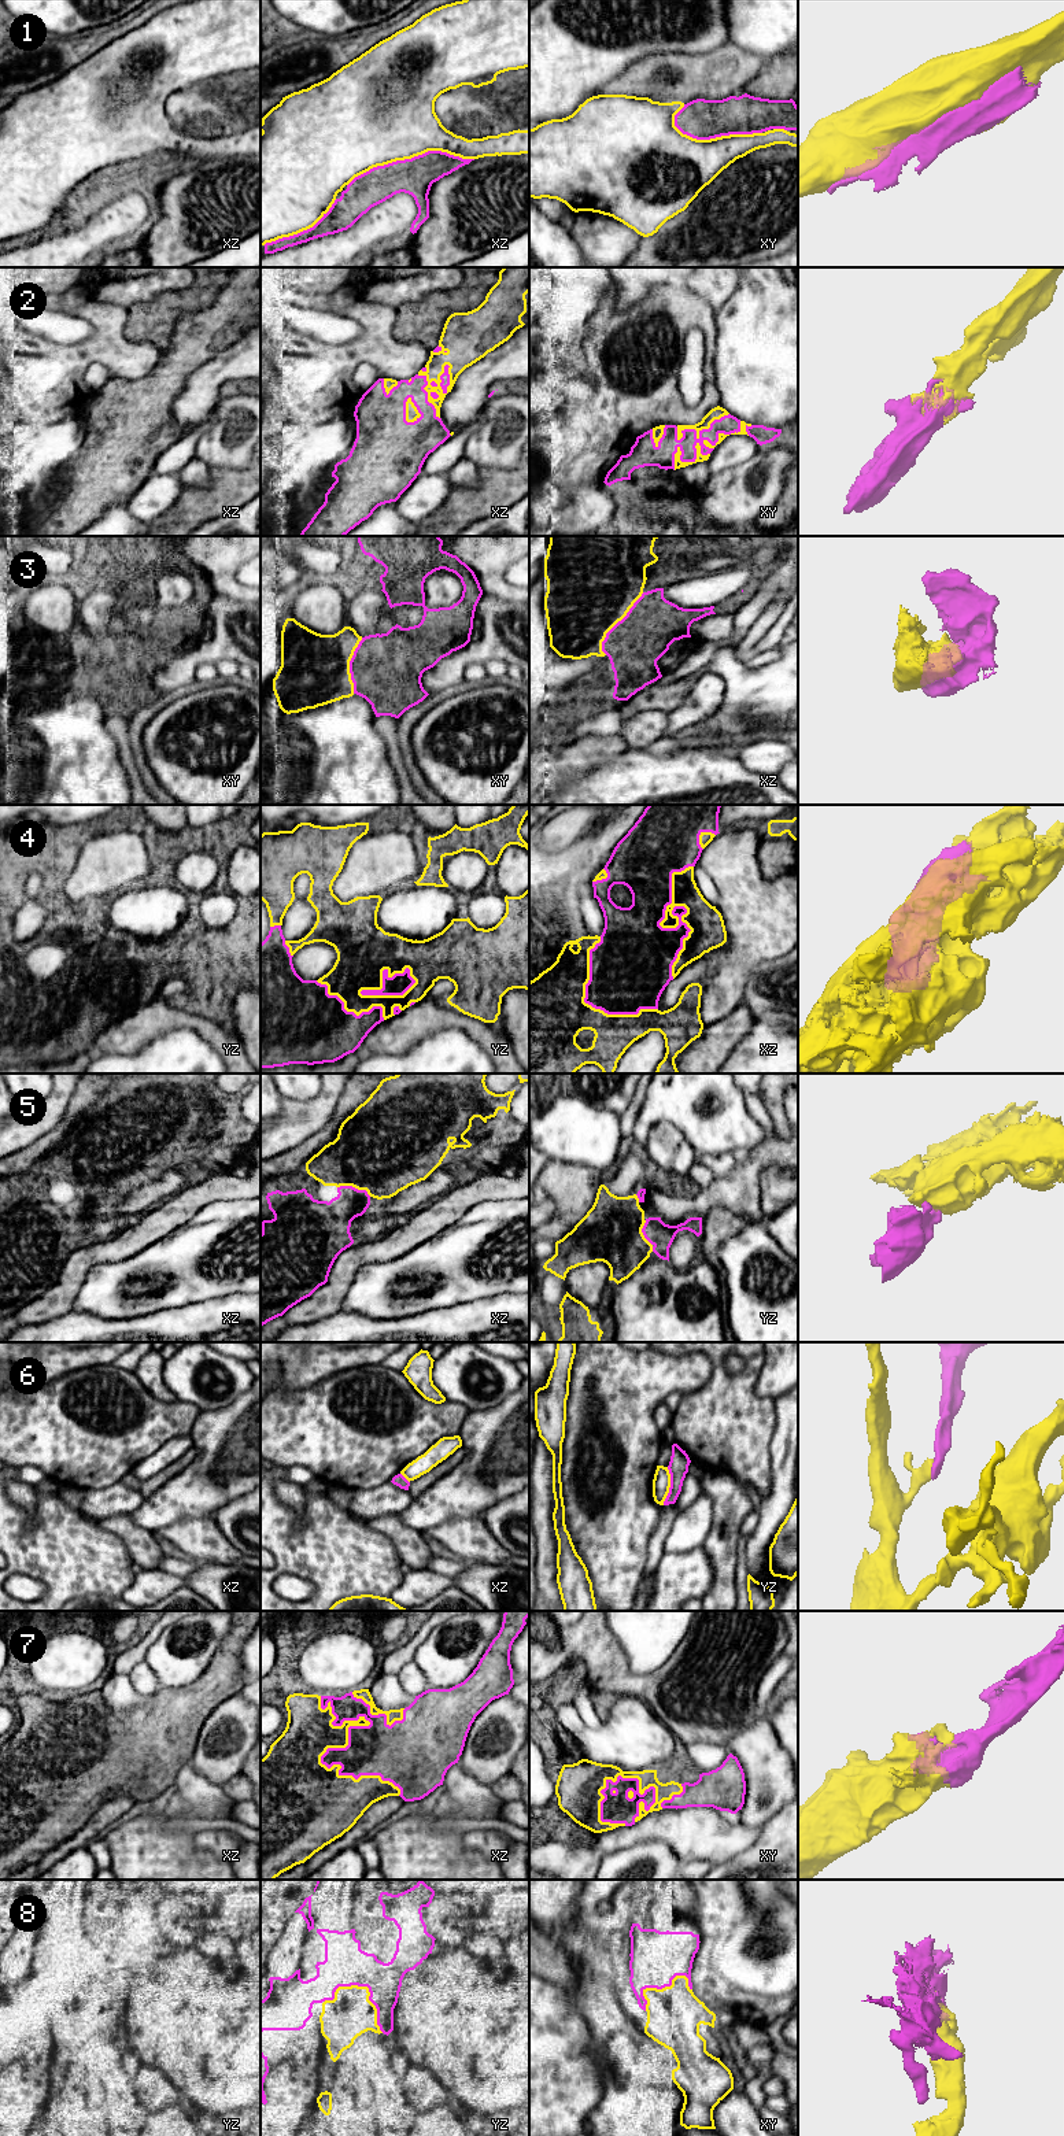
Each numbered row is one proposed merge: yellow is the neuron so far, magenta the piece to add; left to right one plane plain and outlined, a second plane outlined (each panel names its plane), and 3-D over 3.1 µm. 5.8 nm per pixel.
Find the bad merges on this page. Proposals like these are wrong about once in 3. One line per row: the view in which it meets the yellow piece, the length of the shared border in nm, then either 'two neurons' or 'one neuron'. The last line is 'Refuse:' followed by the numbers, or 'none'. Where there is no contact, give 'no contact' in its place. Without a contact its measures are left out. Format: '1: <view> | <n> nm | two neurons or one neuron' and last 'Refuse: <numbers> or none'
1: xz | 750 nm | two neurons
2: xz | 340 nm | one neuron
3: xz | 440 nm | one neuron
4: xz | 650 nm | one neuron
5: xz | 200 nm | one neuron
6: yz | 220 nm | two neurons
7: xz | 750 nm | one neuron
8: yz | 400 nm | one neuron
Refuse: 1, 6

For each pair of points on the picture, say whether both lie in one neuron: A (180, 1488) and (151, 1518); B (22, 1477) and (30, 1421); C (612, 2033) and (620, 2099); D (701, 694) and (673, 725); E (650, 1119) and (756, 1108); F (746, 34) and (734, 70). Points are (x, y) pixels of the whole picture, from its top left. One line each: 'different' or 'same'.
A: same
B: different
C: same
D: same
E: different
F: different

